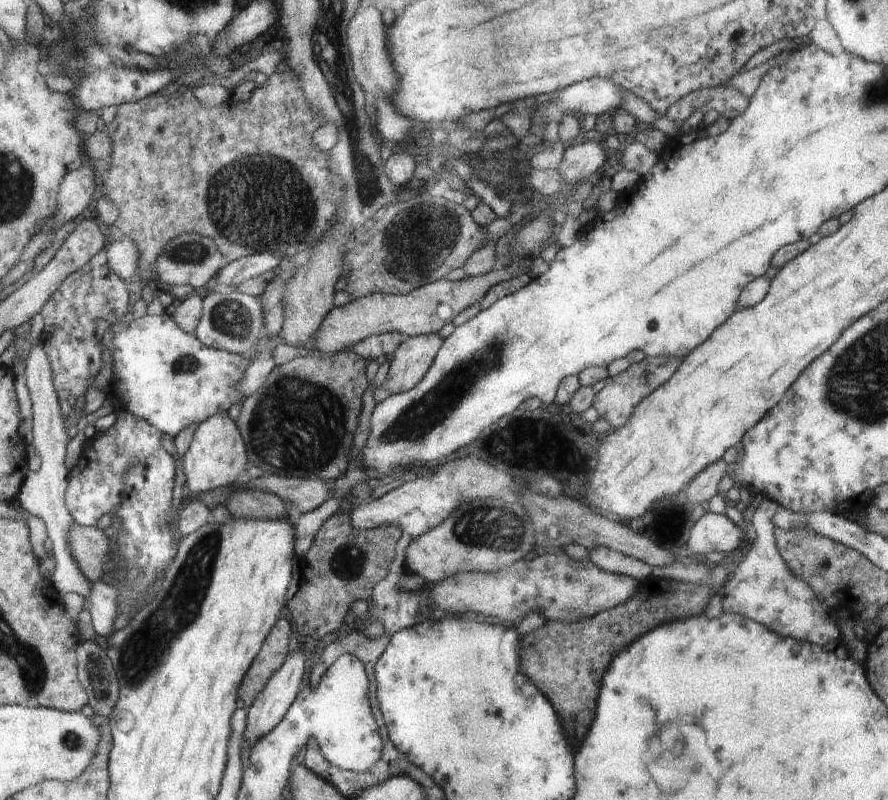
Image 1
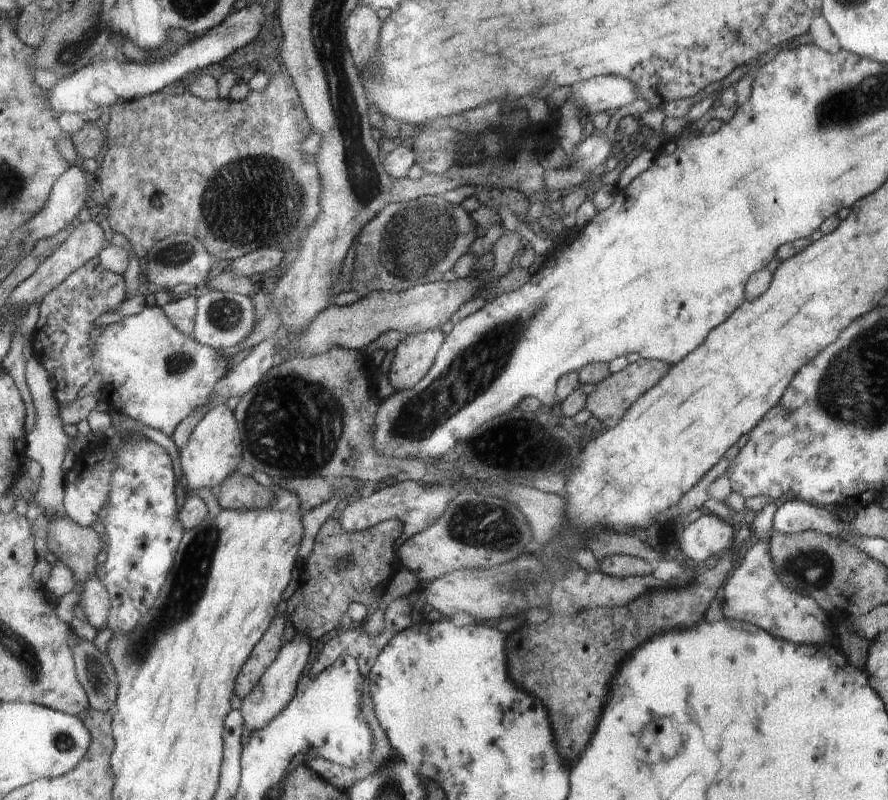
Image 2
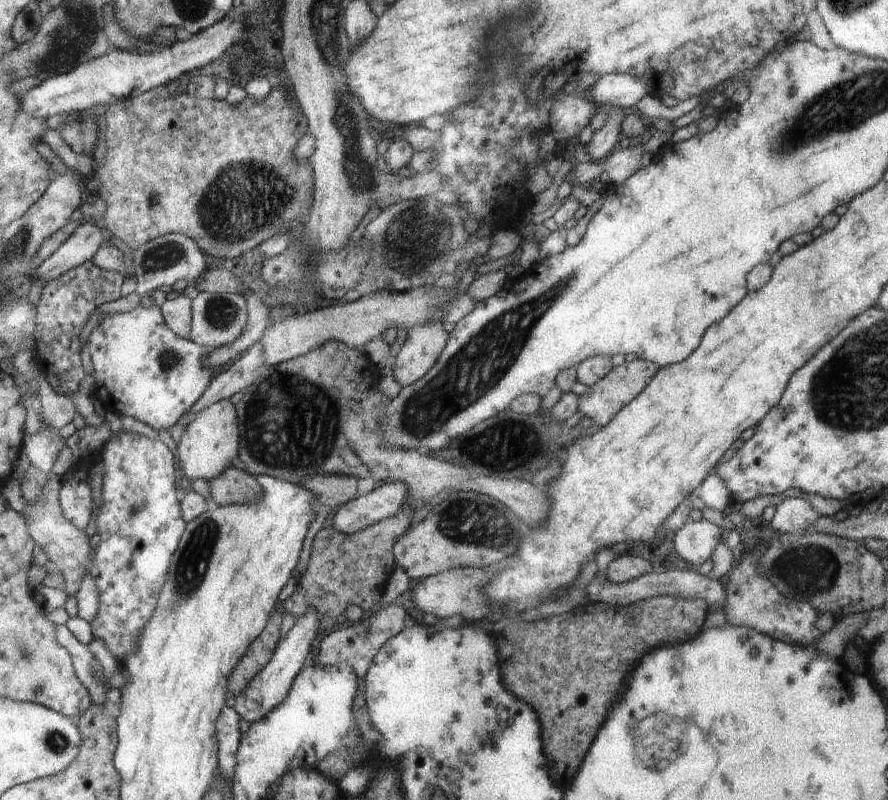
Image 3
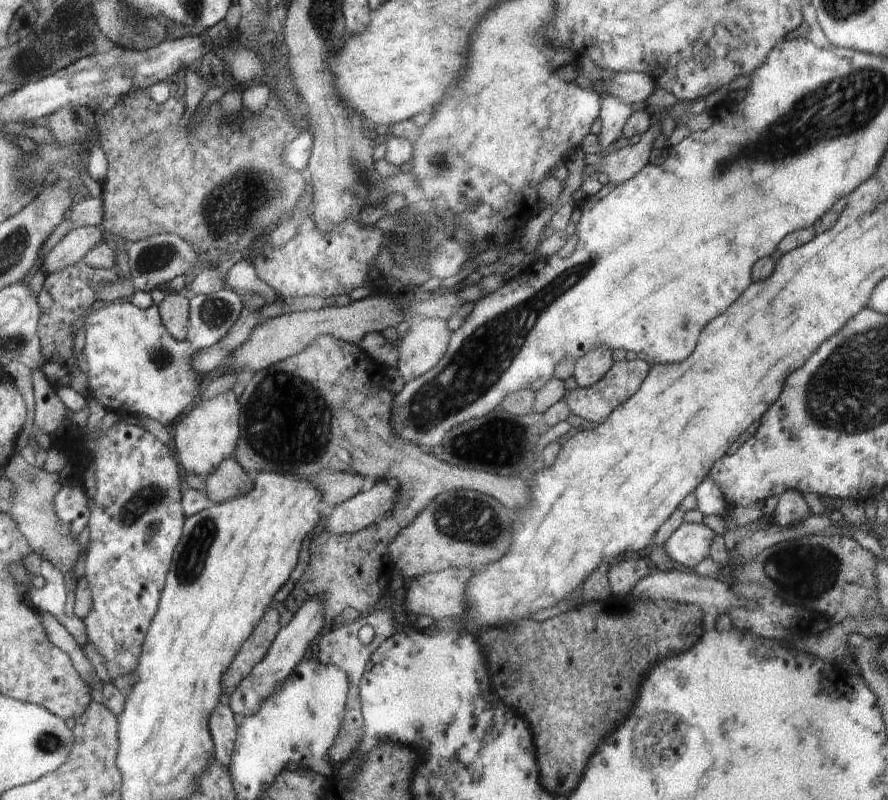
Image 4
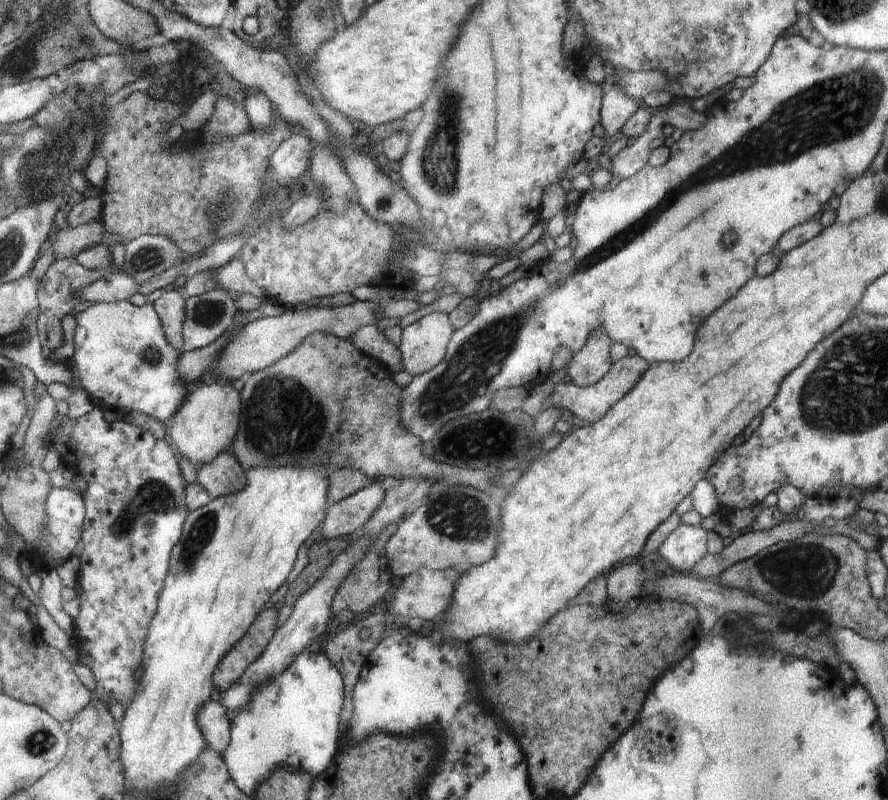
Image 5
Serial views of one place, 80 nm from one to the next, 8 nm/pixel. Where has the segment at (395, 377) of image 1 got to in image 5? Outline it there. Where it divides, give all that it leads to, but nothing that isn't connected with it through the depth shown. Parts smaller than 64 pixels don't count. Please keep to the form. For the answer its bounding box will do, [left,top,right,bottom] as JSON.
[398,312,454,377]

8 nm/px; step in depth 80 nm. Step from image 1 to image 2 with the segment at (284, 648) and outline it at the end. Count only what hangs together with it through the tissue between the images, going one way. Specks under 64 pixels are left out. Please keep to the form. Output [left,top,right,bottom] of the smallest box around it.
[234,616,286,701]

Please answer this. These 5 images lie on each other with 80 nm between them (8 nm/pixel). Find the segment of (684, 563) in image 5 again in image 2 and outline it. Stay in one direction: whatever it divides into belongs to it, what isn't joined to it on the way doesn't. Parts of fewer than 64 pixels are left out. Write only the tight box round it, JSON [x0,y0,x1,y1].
[680,515,734,565]

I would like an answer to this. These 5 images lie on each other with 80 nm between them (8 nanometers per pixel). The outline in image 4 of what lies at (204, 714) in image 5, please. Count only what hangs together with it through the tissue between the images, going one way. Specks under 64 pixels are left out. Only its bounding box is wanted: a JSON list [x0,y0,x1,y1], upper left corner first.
[209,703,237,767]

